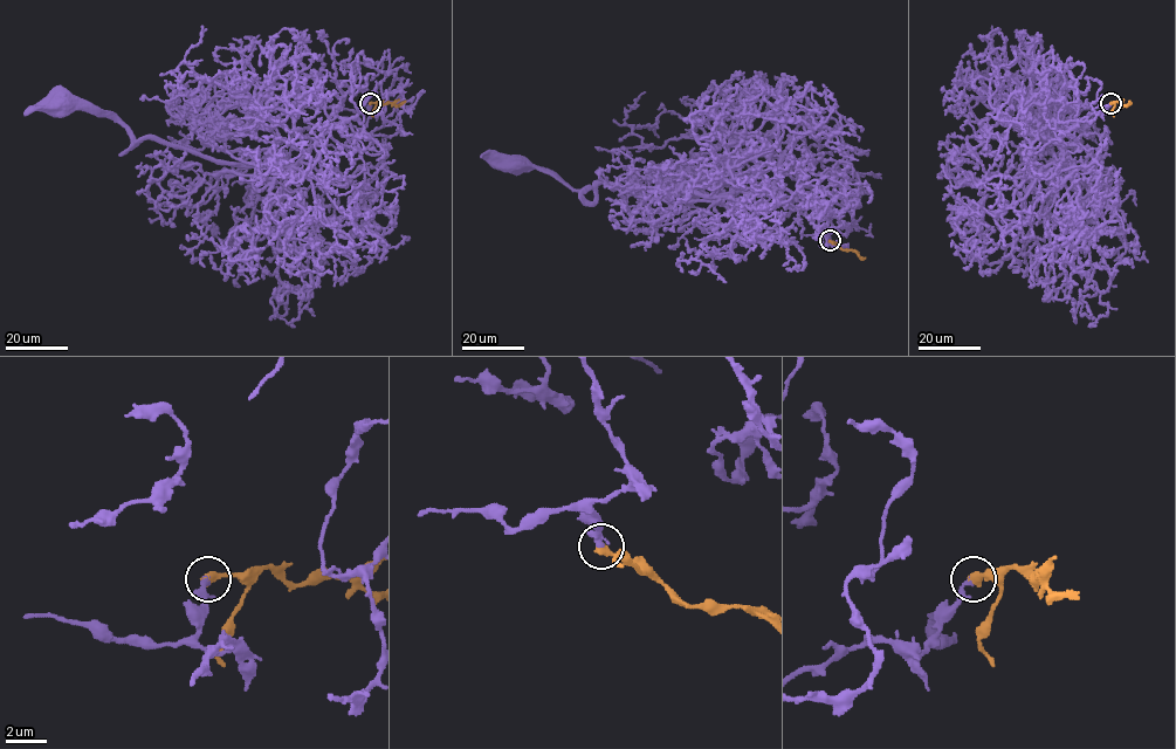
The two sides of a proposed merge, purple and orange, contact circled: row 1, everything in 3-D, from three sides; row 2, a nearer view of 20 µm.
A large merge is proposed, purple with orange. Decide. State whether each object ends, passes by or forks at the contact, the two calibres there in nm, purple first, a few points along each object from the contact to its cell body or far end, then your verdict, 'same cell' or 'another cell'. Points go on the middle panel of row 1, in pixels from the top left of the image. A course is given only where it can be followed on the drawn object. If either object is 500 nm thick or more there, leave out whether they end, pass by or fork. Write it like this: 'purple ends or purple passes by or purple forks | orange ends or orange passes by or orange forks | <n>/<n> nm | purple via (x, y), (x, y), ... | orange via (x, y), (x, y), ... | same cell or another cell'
purple passes by | orange ends | 200/420 nm | purple via (830, 240), (833, 227), (818, 205), (800, 213), (774, 197), (599, 183), (572, 191), (548, 169), (517, 164) | orange via (830, 240), (865, 259) | same cell

